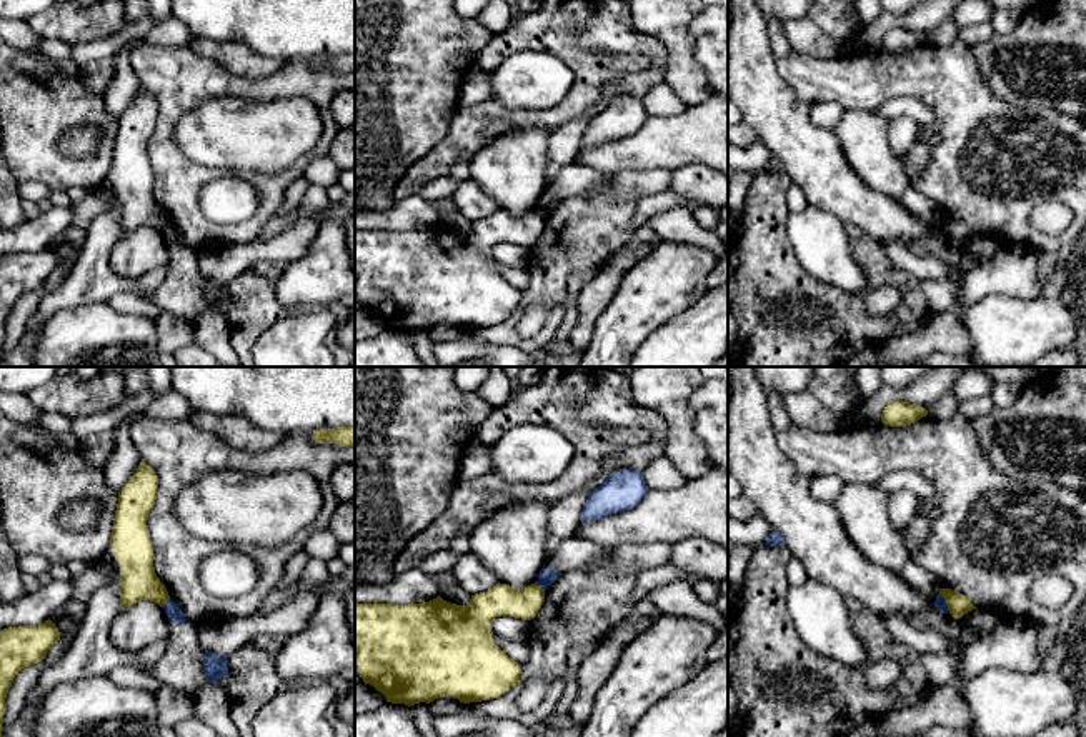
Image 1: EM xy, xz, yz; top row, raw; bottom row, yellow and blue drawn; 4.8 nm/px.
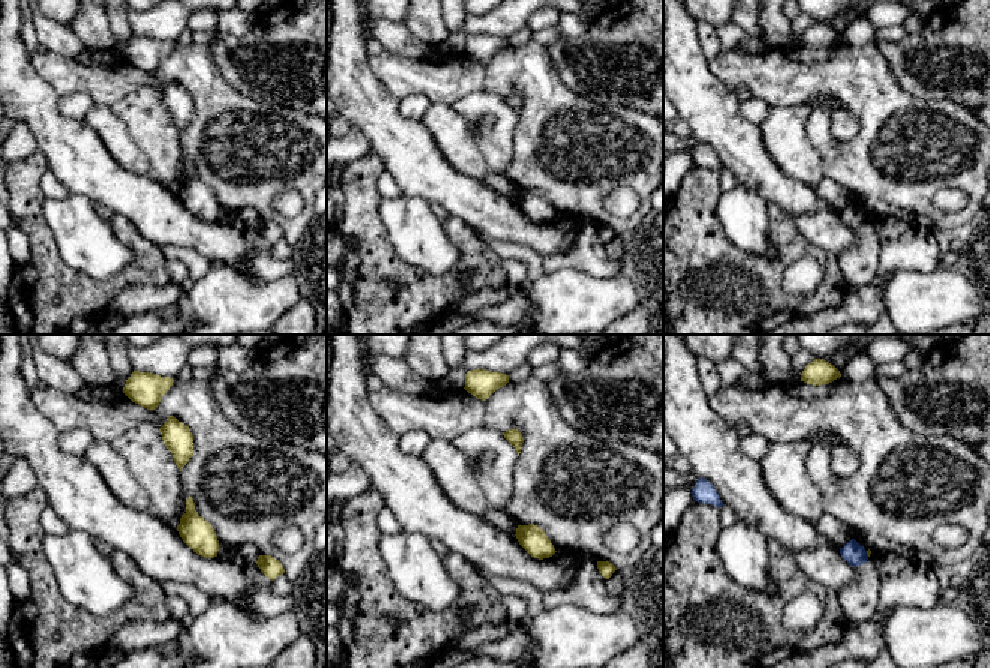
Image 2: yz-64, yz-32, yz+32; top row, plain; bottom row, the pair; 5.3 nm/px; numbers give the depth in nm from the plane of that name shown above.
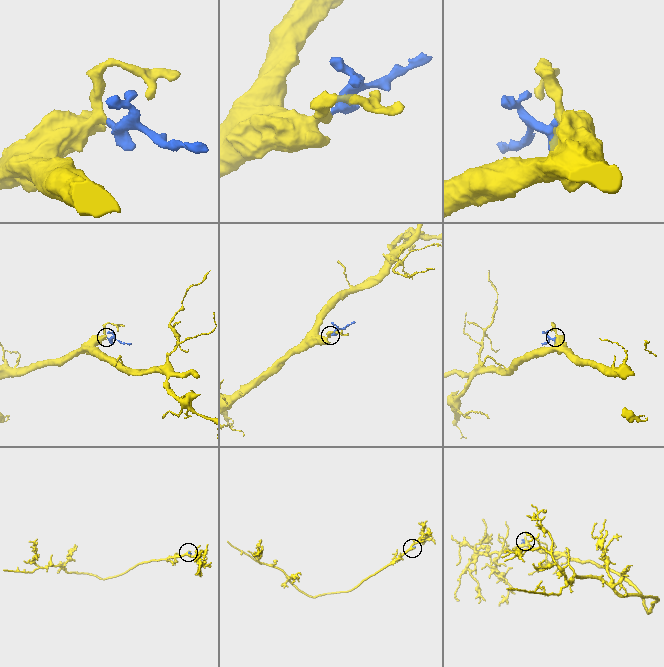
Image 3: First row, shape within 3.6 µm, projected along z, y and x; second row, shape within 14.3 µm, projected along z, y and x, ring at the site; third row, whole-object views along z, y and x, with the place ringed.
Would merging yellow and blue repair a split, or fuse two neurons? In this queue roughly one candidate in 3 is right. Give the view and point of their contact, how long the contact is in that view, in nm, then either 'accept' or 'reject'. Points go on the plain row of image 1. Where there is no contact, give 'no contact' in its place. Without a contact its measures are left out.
meets yellow in yz at (946, 229); contact 100 nm long; reject

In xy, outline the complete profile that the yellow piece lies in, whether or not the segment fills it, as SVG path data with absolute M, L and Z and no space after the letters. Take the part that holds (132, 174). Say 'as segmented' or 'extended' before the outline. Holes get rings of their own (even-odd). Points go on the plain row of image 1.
as segmented | M140 88L133 103L118 118L112 155L112 175L120 190L120 233L150 227L165 233L170 222L155 200L148 140L155 132L158 105Z

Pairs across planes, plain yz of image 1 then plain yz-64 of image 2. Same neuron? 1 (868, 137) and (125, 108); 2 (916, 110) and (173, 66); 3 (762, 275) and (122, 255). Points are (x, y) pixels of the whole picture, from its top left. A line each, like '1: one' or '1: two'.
1: two
2: two
3: two

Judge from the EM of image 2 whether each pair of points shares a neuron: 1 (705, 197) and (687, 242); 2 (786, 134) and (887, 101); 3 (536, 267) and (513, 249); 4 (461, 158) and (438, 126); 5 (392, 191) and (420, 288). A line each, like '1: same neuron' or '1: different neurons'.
1: same neuron
2: different neurons
3: same neuron
4: same neuron
5: different neurons

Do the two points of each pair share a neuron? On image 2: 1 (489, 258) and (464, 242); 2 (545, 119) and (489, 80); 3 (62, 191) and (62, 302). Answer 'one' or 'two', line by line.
1: one
2: one
3: two

